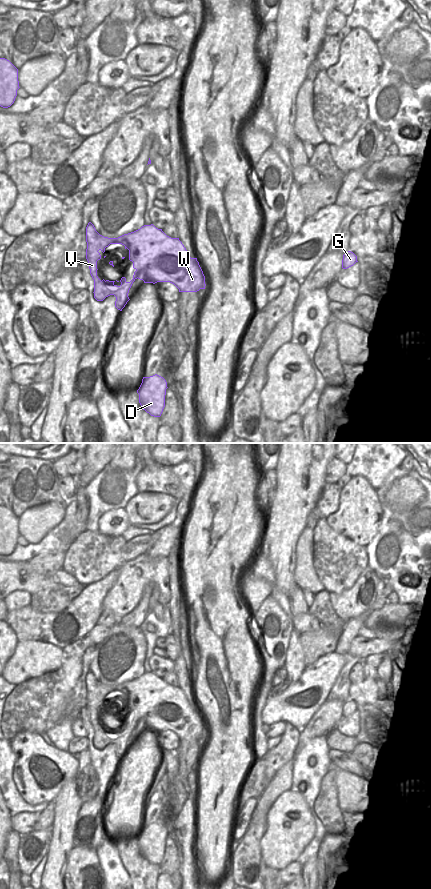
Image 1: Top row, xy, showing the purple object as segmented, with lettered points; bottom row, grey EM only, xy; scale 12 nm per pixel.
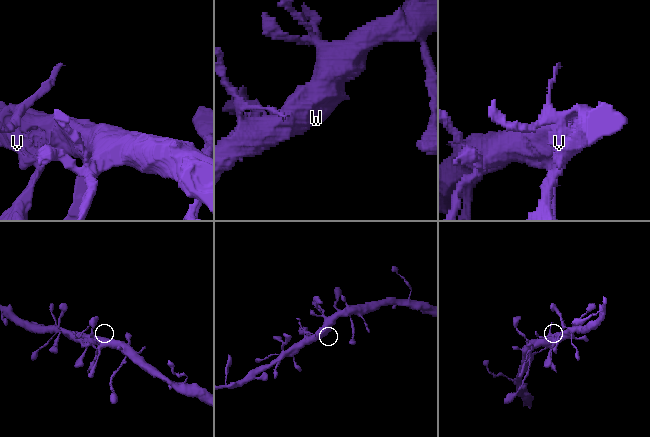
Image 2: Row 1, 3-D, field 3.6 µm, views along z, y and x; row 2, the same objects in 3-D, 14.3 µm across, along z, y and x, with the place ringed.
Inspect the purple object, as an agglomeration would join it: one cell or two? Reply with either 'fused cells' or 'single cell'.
single cell

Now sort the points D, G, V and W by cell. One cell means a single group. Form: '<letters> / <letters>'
D G V W

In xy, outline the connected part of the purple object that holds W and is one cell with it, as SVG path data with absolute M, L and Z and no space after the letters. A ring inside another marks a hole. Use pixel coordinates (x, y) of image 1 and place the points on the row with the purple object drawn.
M89 222L86 227L86 242L86 259L94 280L94 298L103 301L114 295L115 307L120 311L130 300L128 293L137 278L144 283L170 282L179 292L205 289L205 276L197 258L189 256L179 238L167 236L153 224L144 225L118 238L108 238L100 235ZM110 244L124 245L125 249L129 250L129 260L133 262L133 268L136 270L130 282L122 277L120 286L115 285L115 281L101 281L97 276L97 261L101 259L98 251L104 253Z

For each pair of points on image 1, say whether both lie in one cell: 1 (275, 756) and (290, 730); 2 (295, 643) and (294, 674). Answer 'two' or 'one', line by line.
1: one
2: one

